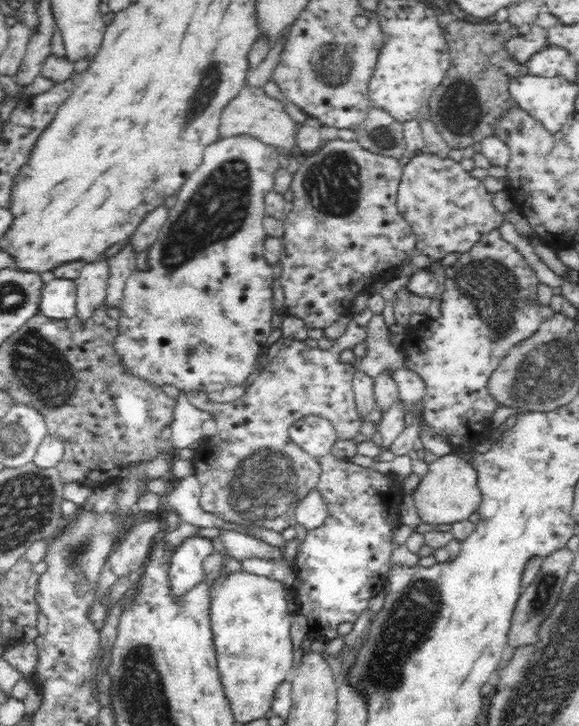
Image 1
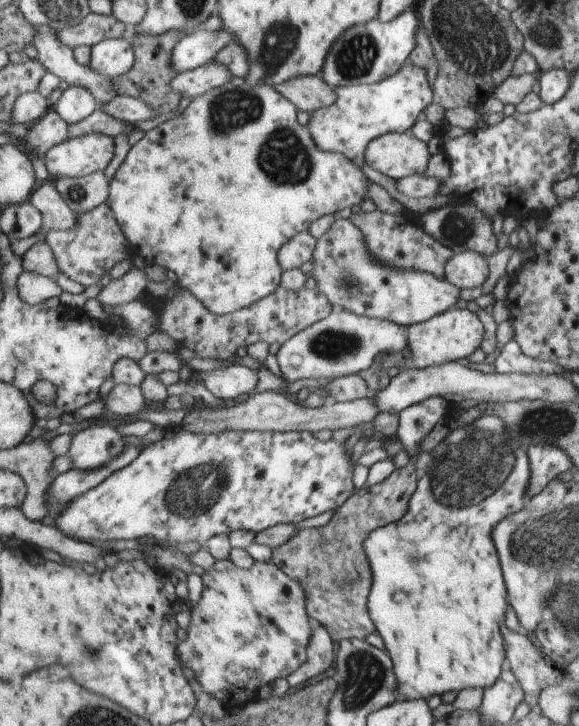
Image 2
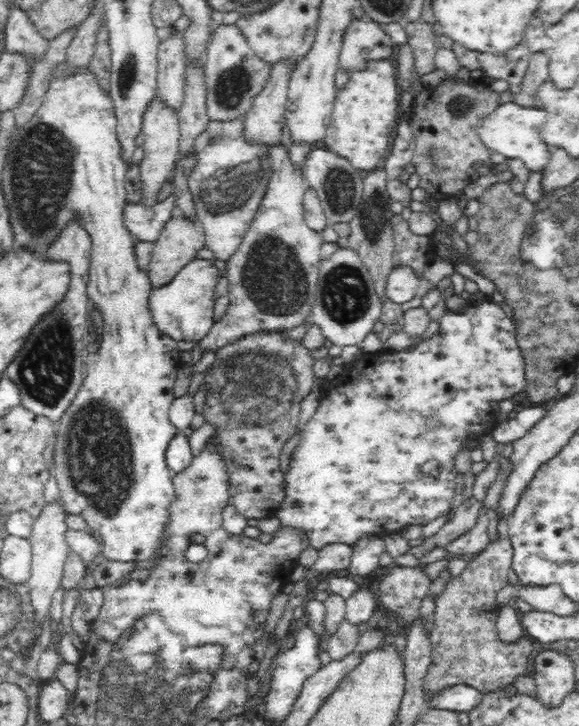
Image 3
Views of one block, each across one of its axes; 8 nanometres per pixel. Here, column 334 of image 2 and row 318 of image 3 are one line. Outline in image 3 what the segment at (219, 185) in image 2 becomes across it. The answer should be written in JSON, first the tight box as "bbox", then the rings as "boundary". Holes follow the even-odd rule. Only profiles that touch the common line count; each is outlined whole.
{"bbox":[149,260,220,344],"boundary":[[[193,260],[182,267],[167,285],[151,290],[149,308],[154,324],[160,333],[176,341],[193,341],[199,344],[213,328],[214,290],[220,271],[210,260]]]}

